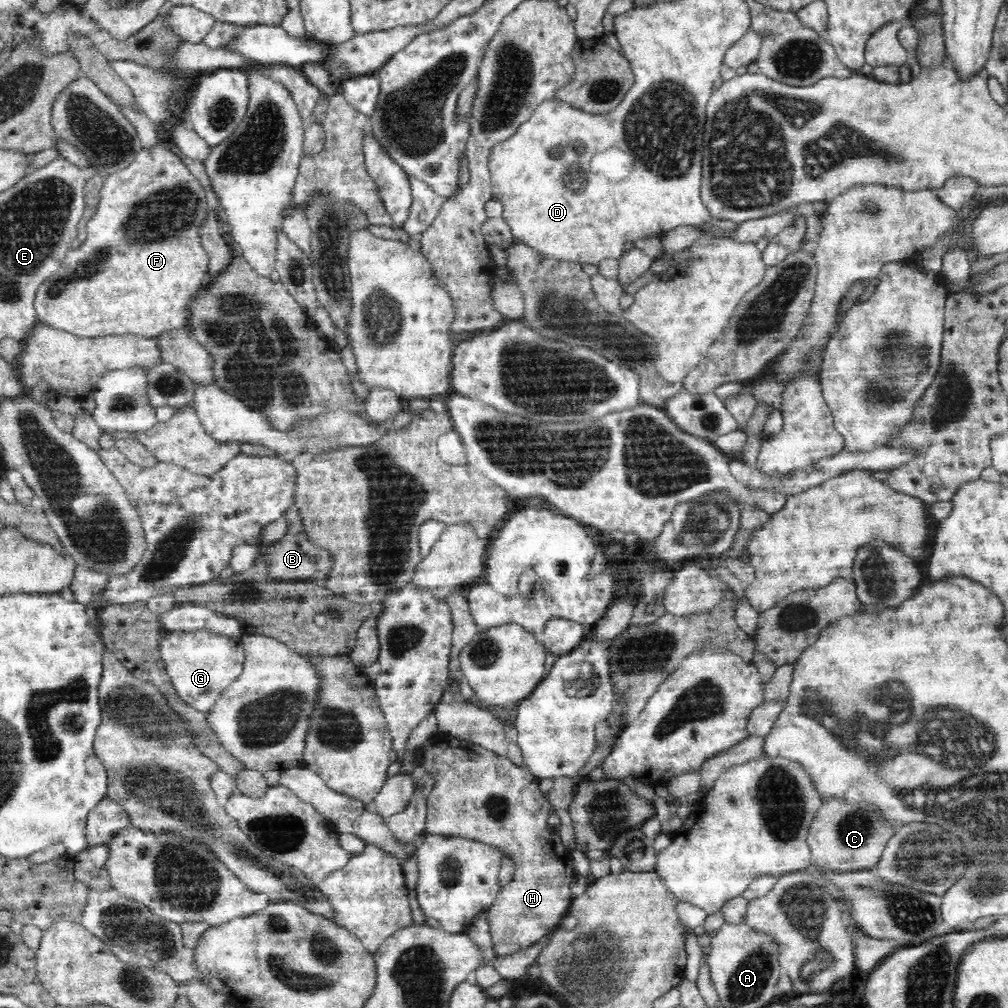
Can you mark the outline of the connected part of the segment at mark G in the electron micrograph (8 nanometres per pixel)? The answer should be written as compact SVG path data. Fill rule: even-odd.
M162 631L160 657L178 696L195 710L208 714L219 696L243 671L245 649L239 639L199 631Z

